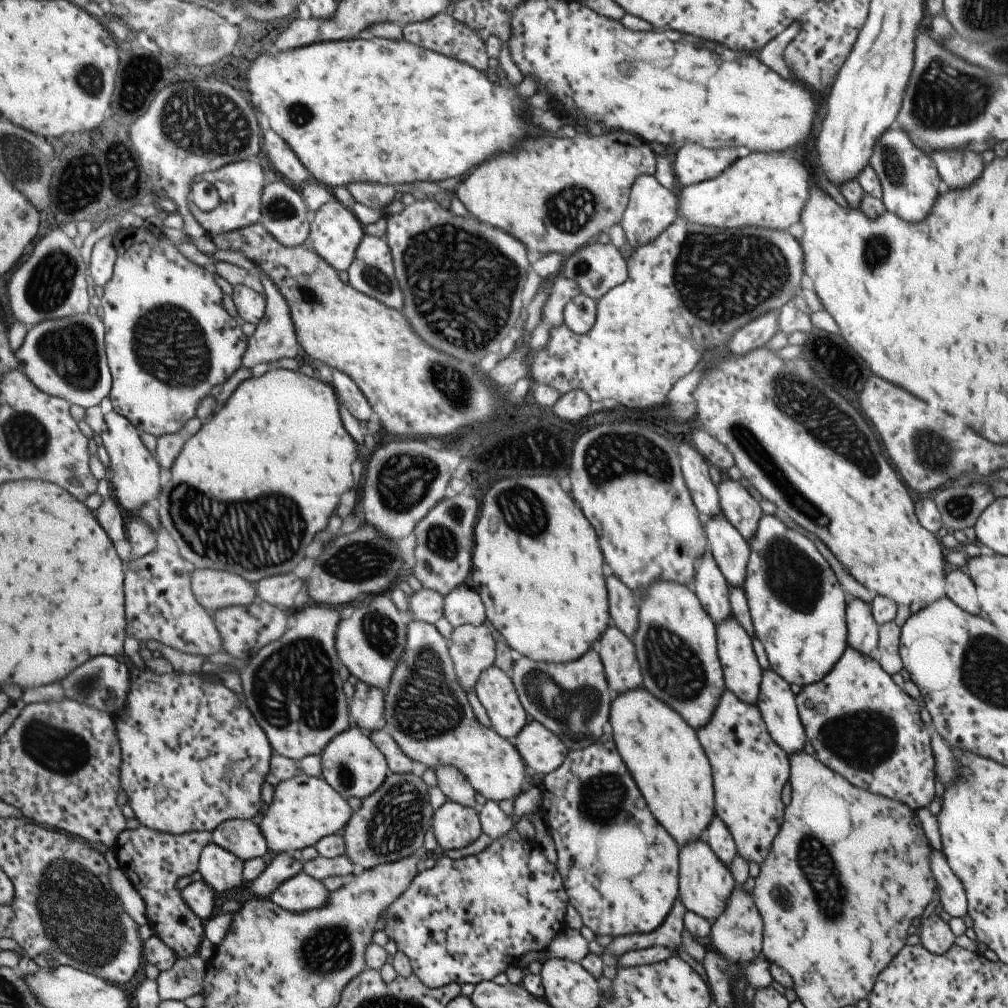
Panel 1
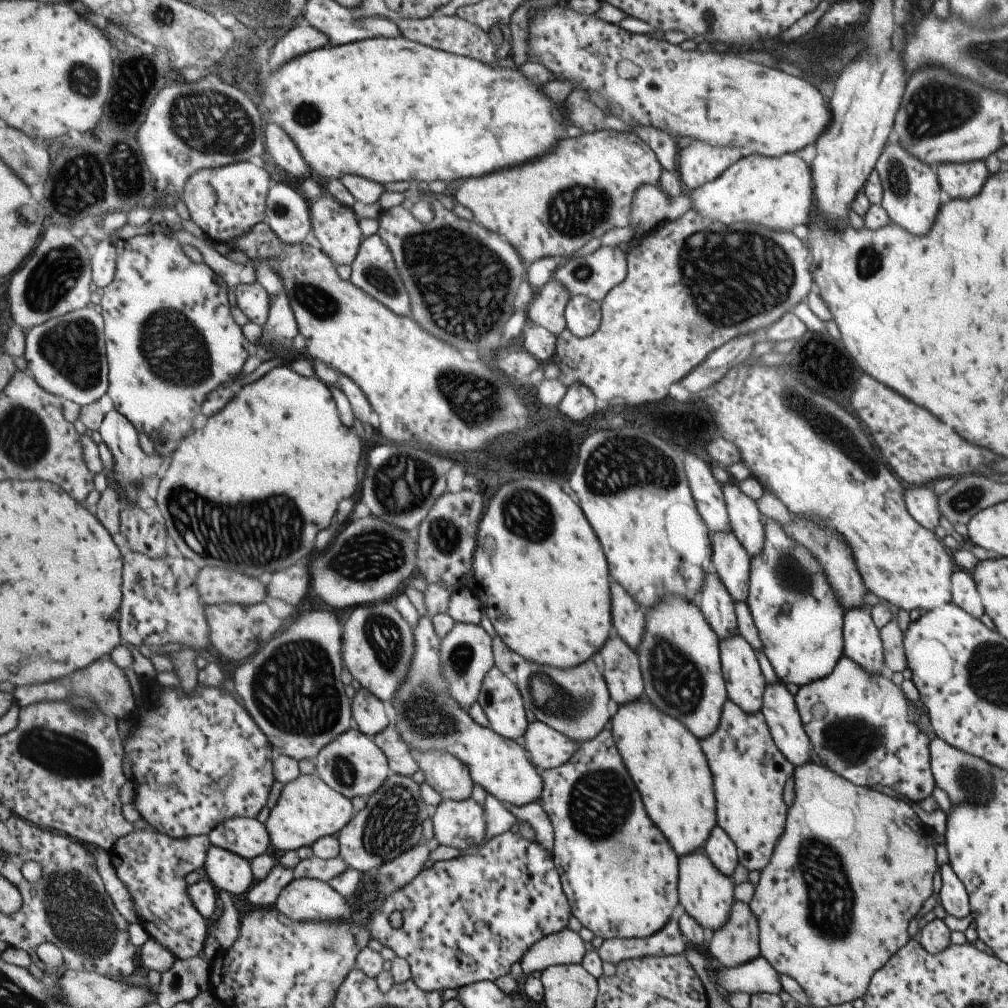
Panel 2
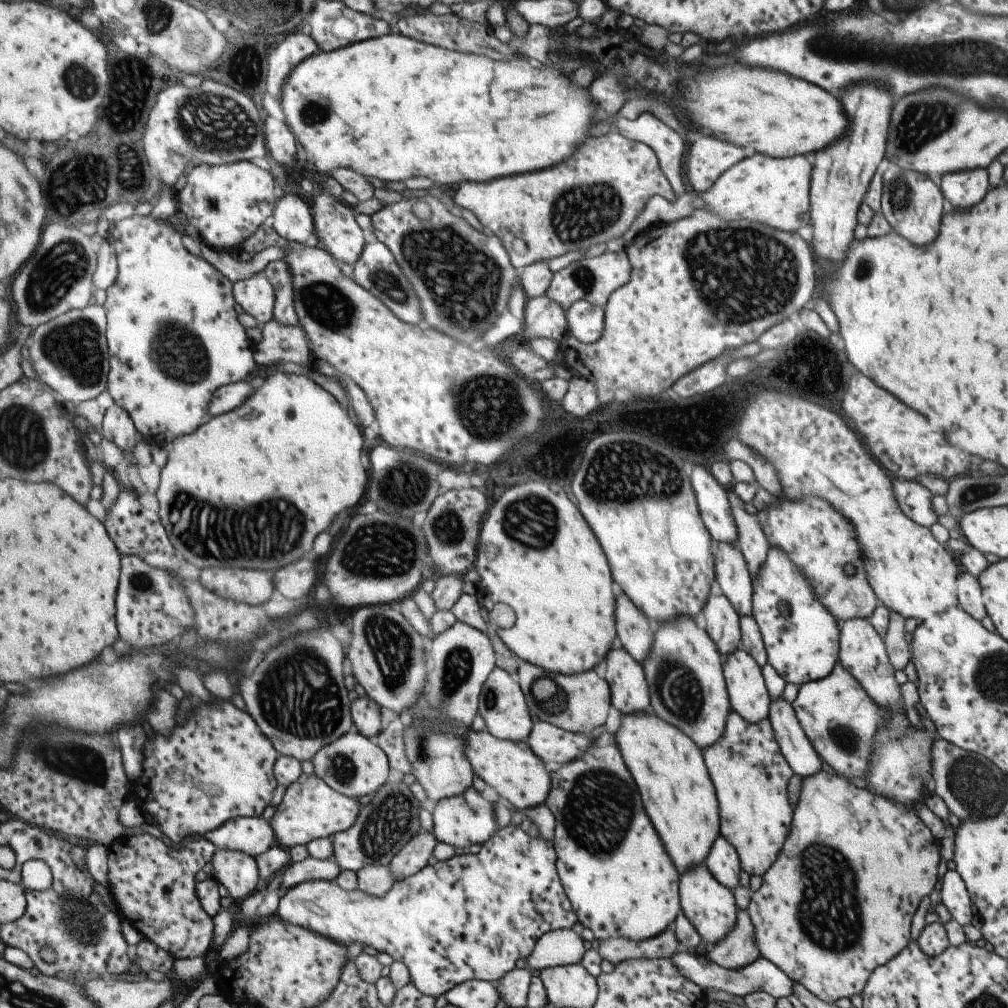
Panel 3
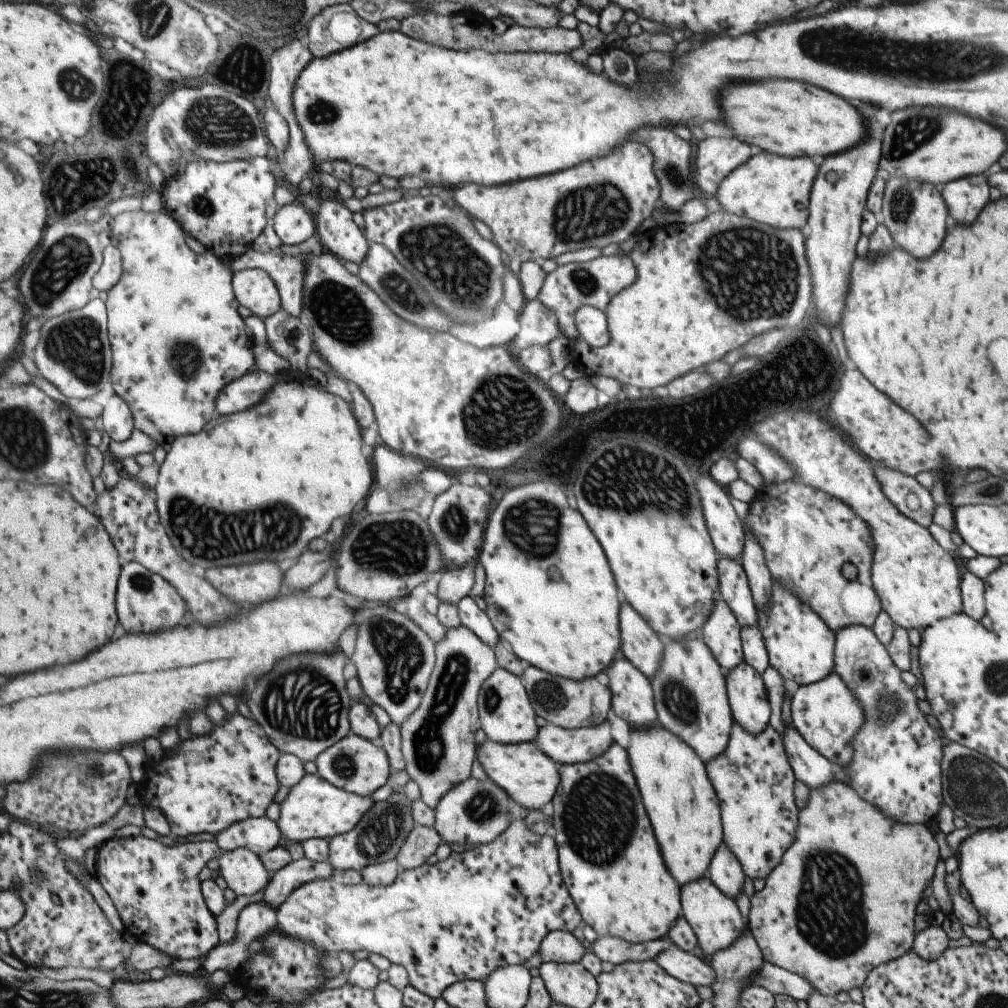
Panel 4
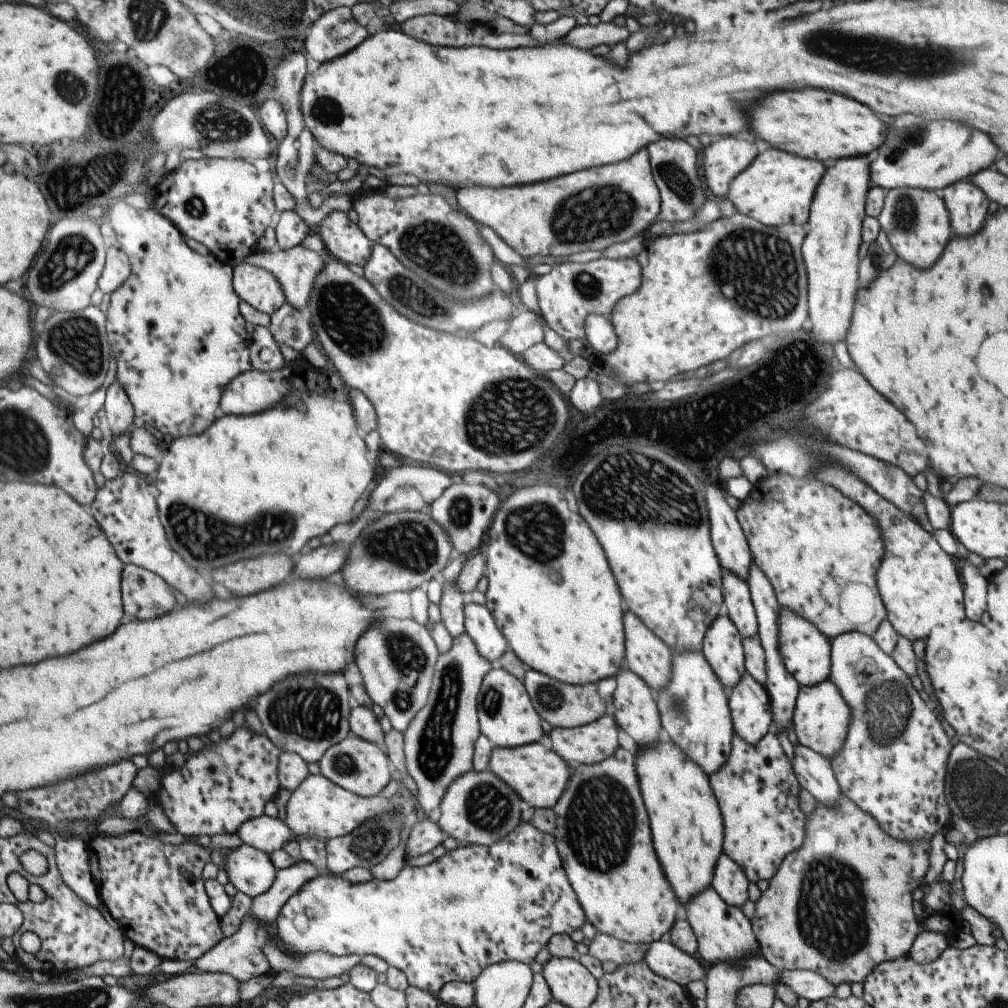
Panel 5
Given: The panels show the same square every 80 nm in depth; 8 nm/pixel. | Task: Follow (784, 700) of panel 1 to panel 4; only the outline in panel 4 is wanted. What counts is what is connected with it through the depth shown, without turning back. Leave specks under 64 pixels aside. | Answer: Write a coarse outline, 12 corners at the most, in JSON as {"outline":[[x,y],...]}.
{"outline":[[782,723],[794,778],[811,789],[835,781],[831,763]]}

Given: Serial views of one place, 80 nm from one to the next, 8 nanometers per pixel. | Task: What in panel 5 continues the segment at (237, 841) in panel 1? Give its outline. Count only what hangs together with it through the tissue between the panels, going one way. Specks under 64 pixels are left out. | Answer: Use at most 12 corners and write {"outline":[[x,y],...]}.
{"outline":[[284,820],[247,821],[236,835],[268,855],[295,838]]}

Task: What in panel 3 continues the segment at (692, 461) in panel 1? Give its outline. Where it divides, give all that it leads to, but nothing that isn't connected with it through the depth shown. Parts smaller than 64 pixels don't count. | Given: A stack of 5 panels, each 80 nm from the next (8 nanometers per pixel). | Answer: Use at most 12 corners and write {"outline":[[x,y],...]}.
{"outline":[[699,464],[691,488],[714,544],[736,540],[726,488]]}

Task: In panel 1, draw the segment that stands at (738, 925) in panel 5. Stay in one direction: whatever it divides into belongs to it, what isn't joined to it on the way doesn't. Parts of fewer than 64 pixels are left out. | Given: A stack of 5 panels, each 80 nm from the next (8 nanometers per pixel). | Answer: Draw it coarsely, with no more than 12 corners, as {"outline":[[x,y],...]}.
{"outline":[[702,838],[680,848],[679,900],[708,921],[734,889]]}

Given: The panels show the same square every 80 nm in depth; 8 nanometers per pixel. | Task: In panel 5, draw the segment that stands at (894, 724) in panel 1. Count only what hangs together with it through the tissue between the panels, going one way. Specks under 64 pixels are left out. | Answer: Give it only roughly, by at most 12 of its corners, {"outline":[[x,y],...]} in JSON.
{"outline":[[831,679],[798,687],[797,743],[832,759],[849,705]]}

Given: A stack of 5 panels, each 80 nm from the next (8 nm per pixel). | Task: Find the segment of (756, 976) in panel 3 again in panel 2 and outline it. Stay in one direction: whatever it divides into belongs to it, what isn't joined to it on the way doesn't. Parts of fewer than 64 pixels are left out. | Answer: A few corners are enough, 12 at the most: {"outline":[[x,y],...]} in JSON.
{"outline":[[761,956],[716,970],[722,993],[778,993],[779,974]]}

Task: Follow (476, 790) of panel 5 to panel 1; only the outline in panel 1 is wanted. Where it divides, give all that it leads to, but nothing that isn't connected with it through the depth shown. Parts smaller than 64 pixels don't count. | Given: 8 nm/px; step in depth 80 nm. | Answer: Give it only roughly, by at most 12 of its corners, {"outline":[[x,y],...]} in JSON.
{"outline":[[449,800],[432,828],[441,848],[482,838],[478,811]]}

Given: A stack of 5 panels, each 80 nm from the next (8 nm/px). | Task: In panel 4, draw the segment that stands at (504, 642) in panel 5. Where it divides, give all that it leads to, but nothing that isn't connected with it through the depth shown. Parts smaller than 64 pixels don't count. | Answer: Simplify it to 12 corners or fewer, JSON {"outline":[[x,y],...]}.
{"outline":[[469,595],[456,605],[462,624],[495,648],[501,638]]}

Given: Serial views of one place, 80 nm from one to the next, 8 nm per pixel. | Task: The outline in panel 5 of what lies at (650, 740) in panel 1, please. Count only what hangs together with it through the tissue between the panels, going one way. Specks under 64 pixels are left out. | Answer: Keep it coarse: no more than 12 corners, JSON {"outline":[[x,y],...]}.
{"outline":[[673,741],[639,749],[657,860],[678,901],[710,886],[723,827]]}

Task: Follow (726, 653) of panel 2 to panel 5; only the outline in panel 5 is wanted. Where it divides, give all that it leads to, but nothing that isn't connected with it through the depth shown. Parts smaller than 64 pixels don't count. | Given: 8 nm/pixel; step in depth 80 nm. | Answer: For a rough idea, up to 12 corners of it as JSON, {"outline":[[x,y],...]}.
{"outline":[[743,671],[726,691],[734,733],[758,743],[772,722],[764,687]]}

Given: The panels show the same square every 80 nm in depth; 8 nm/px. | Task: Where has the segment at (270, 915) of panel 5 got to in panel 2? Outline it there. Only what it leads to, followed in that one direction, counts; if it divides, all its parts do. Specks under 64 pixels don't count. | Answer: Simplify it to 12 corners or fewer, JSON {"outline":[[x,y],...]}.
{"outline":[[313,857],[295,867],[297,879],[329,883],[349,869],[345,859]]}

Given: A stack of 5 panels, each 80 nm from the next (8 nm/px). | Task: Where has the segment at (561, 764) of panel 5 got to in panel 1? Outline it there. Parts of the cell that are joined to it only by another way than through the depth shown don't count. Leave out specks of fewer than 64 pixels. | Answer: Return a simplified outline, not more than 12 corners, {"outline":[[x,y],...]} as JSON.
{"outline":[[411,620],[386,730],[487,800],[529,789],[514,740],[479,723],[436,625]]}

